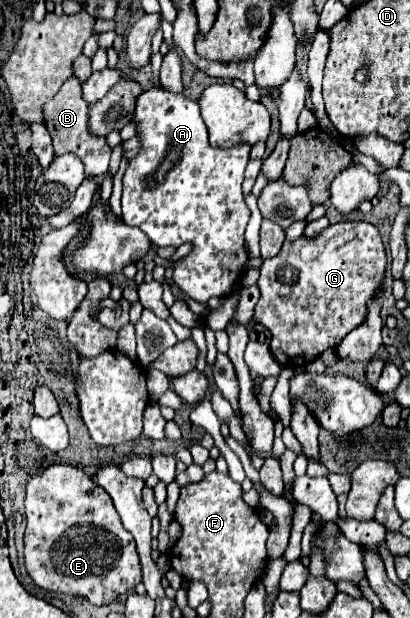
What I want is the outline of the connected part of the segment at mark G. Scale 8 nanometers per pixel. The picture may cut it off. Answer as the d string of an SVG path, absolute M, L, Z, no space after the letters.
M340 221L324 229L318 237L300 237L296 241L284 241L278 255L264 259L260 267L260 301L256 305L254 317L270 333L270 351L280 367L302 367L316 359L322 351L340 345L346 333L360 327L366 317L366 307L372 297L382 295L386 273L386 251L376 225L368 221Z

